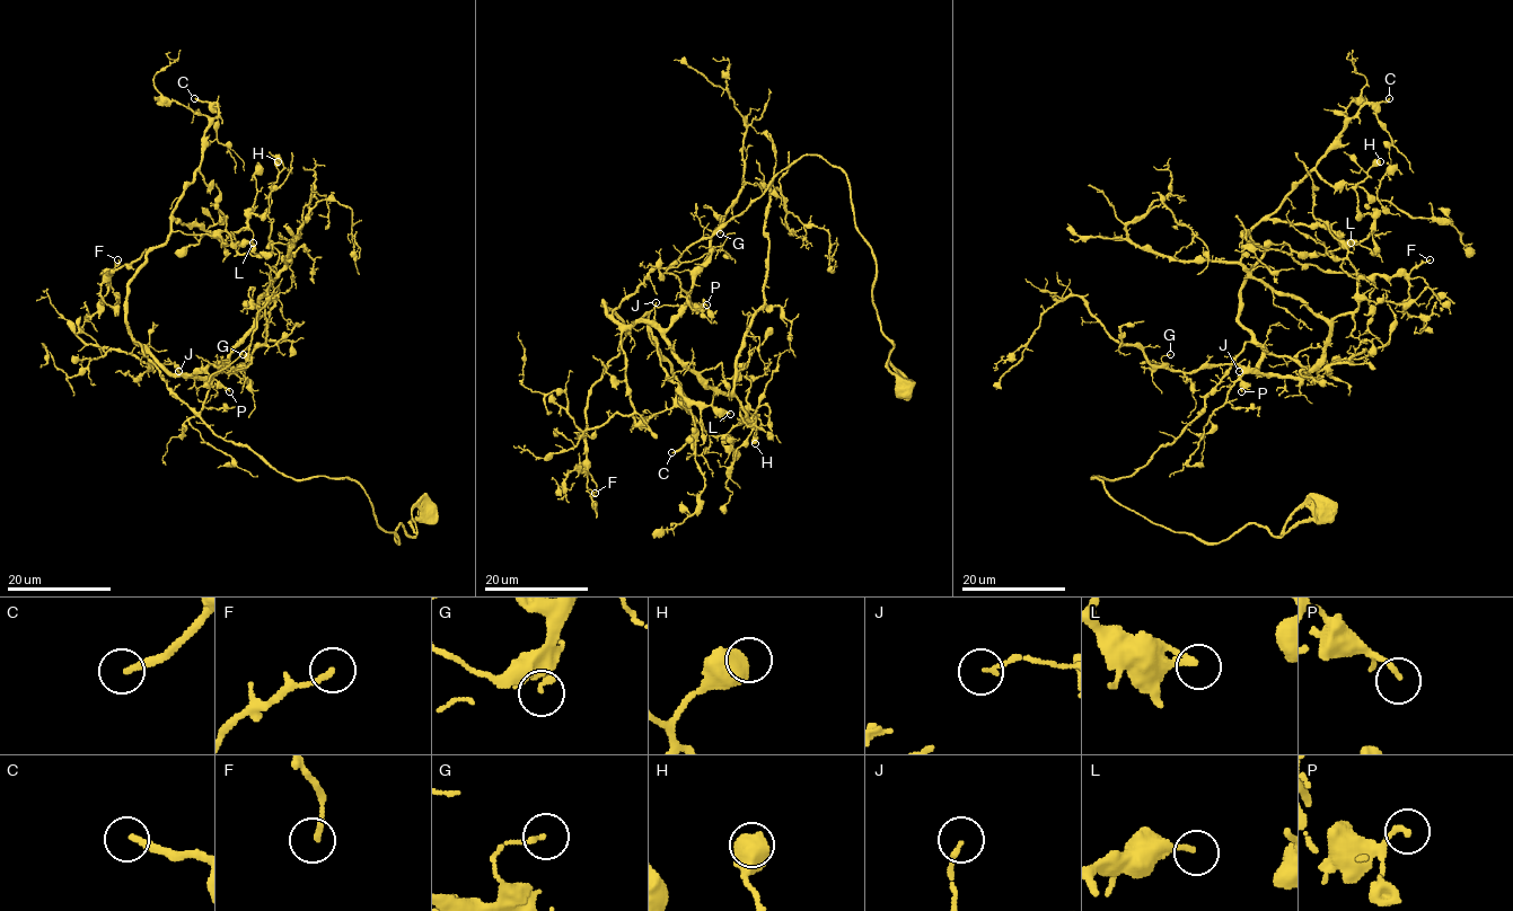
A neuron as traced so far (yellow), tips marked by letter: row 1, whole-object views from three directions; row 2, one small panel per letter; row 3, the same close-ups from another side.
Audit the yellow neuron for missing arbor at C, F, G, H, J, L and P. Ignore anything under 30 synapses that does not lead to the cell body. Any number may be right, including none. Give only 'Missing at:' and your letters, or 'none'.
Missing at: C

